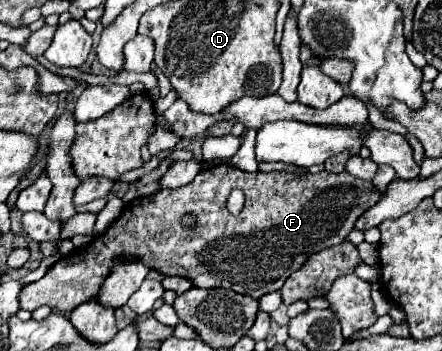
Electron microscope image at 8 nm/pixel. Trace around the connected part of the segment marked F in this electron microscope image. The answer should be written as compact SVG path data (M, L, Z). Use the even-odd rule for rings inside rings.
M217 164L201 170L193 178L193 182L183 188L163 188L157 194L129 202L119 220L113 222L101 238L93 240L85 248L77 248L71 256L63 256L47 270L41 280L27 284L19 294L19 308L33 312L41 306L49 306L51 310L71 312L75 306L87 302L97 294L103 280L109 276L113 260L117 256L141 258L149 268L159 270L165 276L185 276L193 282L193 286L199 288L229 288L251 298L261 298L263 294L279 290L289 274L299 270L311 254L341 244L353 230L355 220L365 210L375 206L381 196L383 192L379 192L373 184L357 182L357 178L347 172L329 174L327 170L323 170L315 174L249 174L231 164ZM235 188L245 194L245 206L237 216L233 216L225 206L231 190ZM185 212L193 212L197 216L197 224L193 230L185 230L181 226L181 214Z

